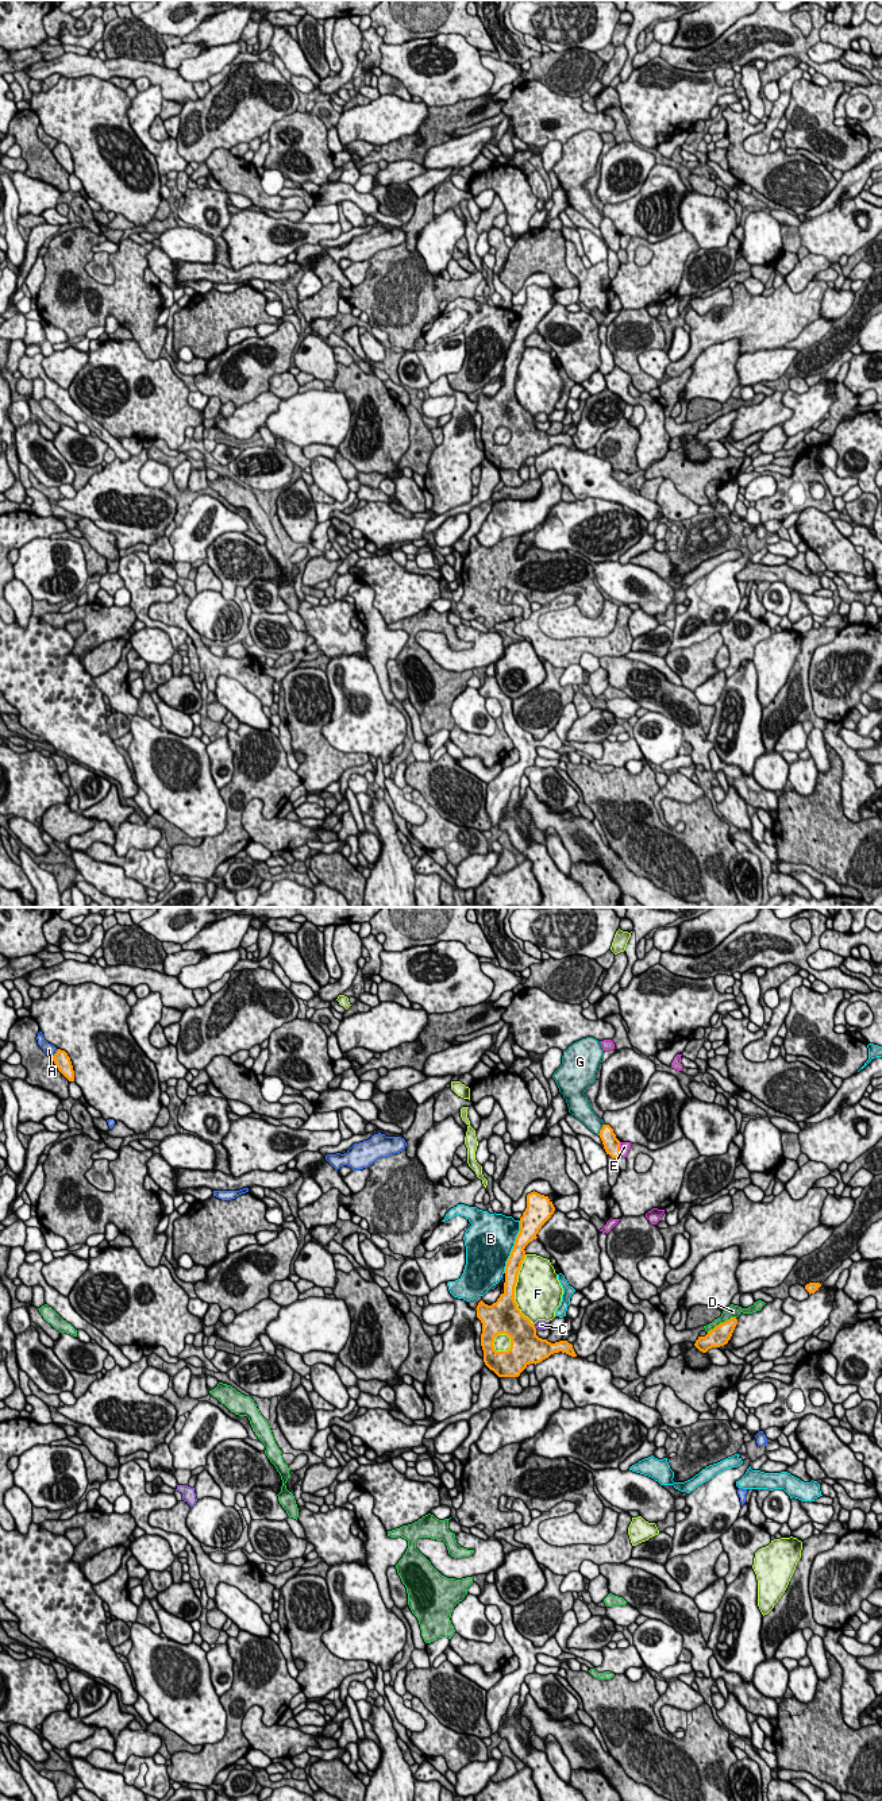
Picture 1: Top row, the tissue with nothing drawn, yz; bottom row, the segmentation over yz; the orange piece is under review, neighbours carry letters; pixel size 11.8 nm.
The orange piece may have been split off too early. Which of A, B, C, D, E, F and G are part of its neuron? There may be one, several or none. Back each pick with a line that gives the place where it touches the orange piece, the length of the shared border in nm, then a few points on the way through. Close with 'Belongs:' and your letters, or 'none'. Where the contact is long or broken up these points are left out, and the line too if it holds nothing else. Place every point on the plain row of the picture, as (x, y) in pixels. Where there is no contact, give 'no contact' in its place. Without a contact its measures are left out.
Belongs: none

